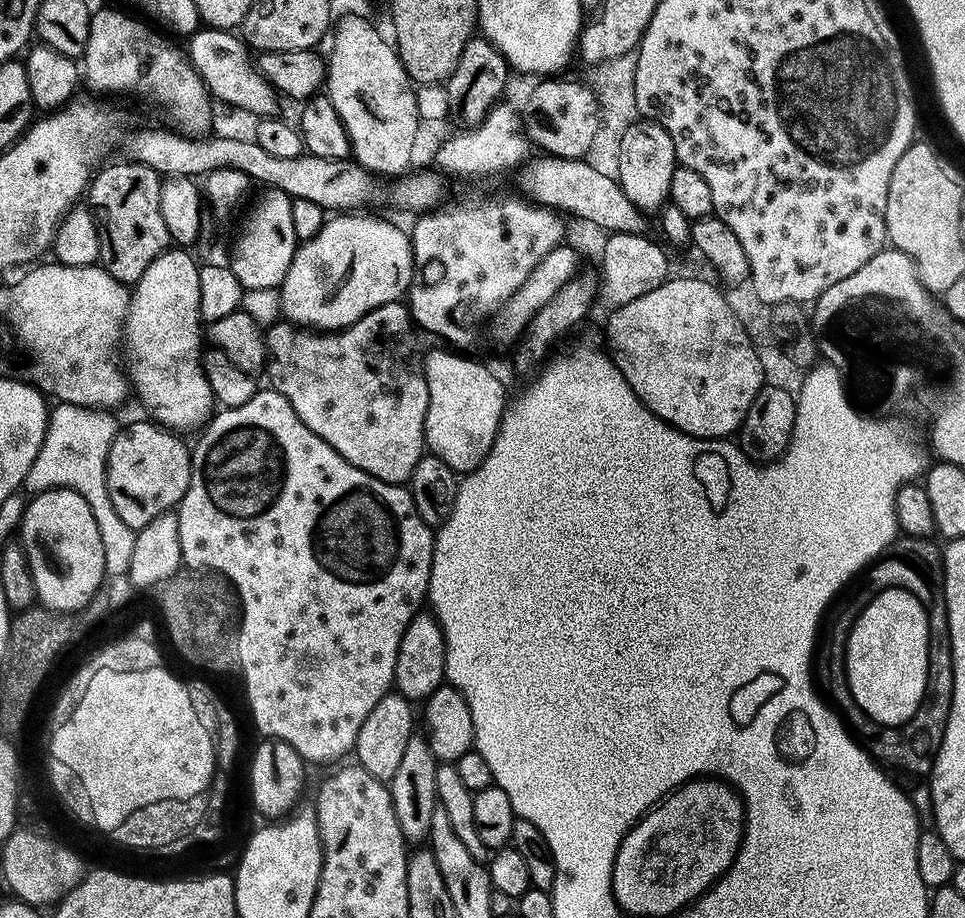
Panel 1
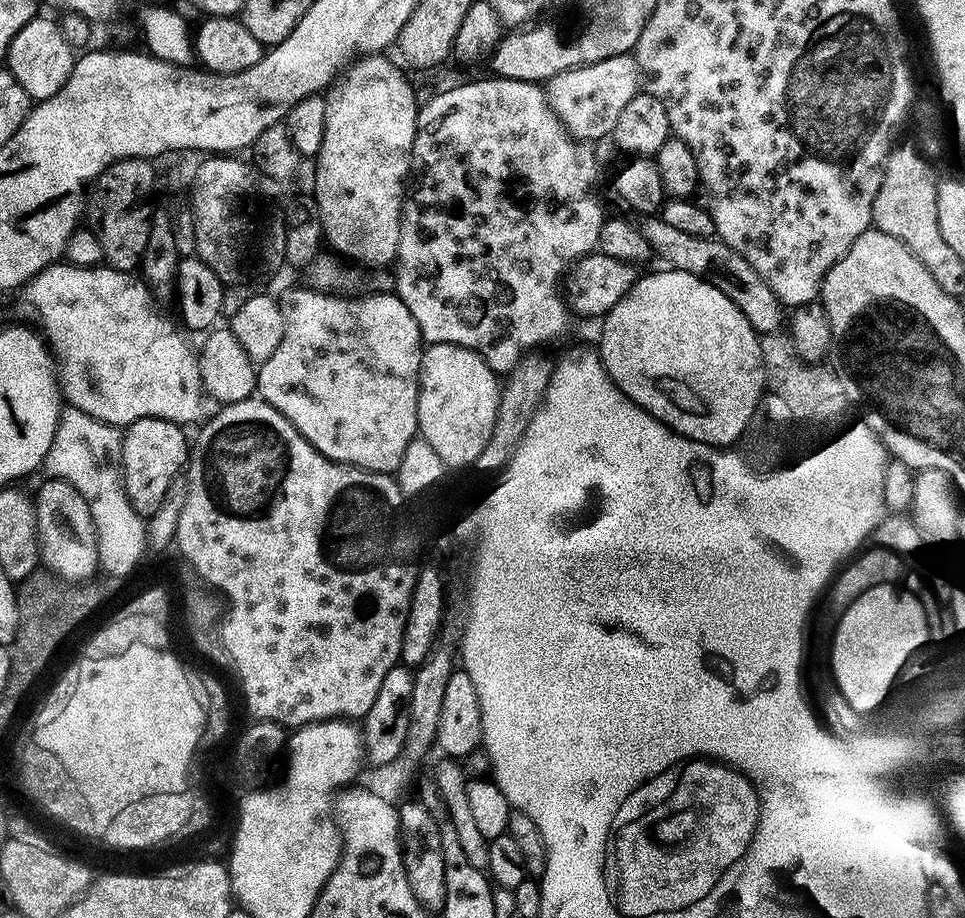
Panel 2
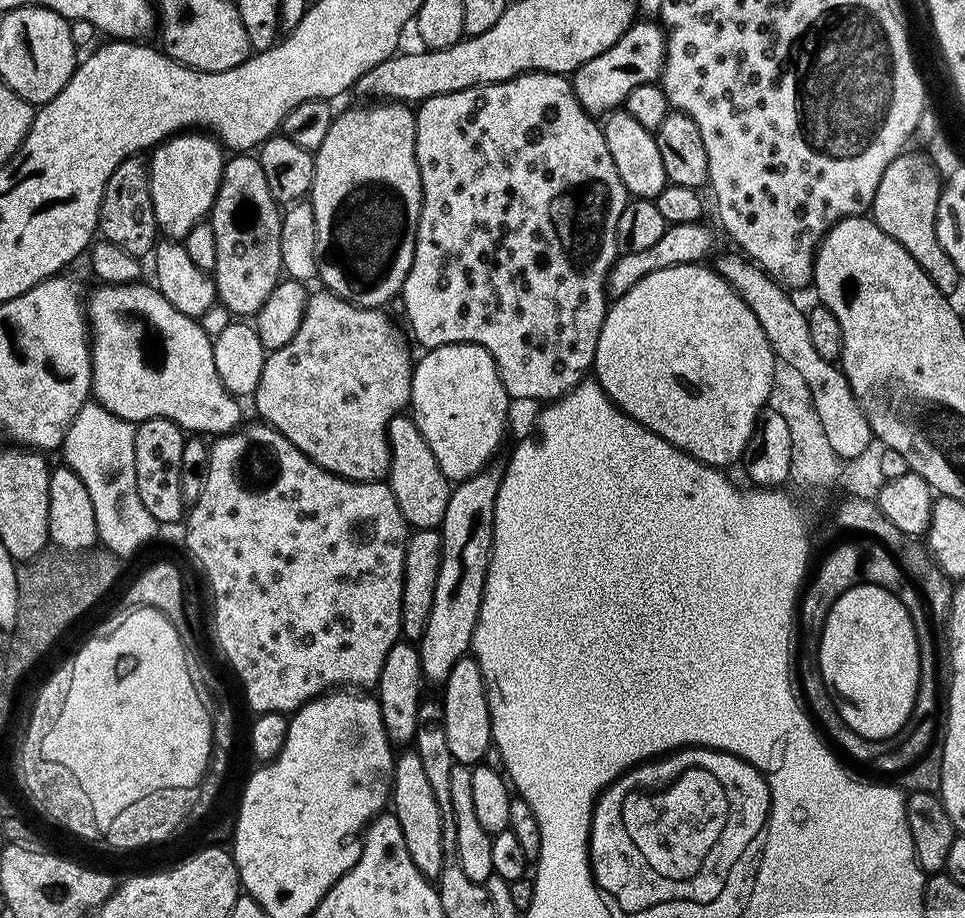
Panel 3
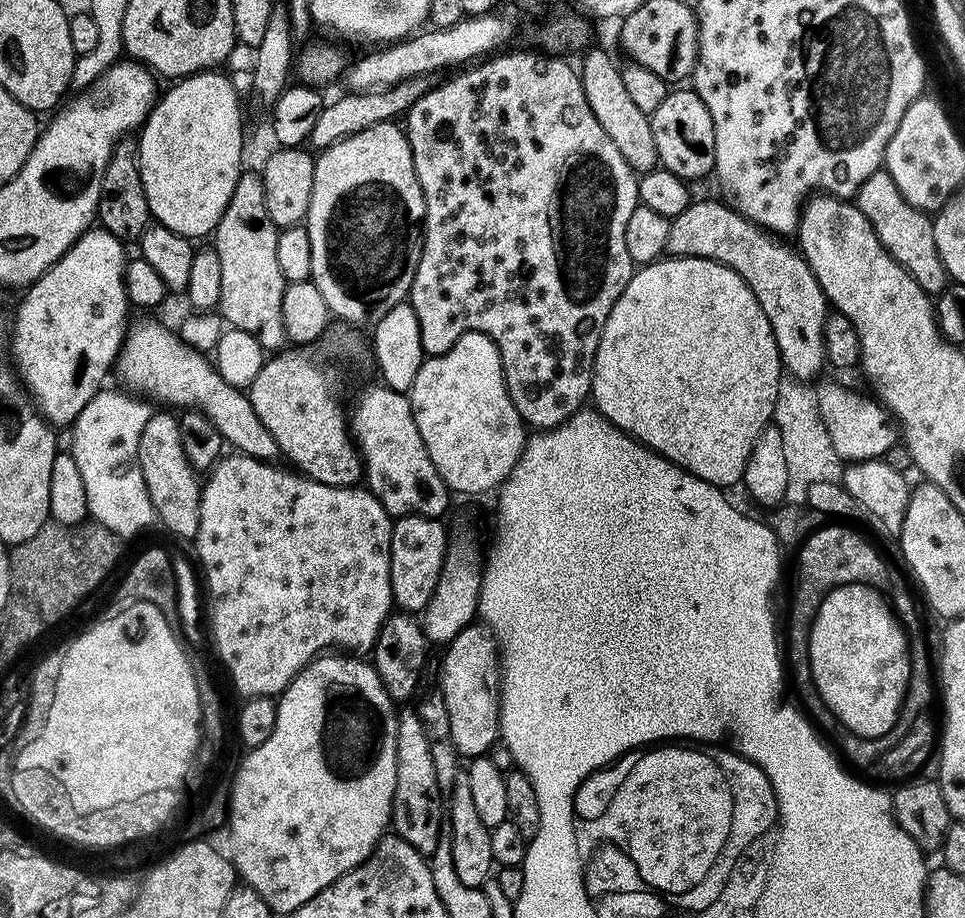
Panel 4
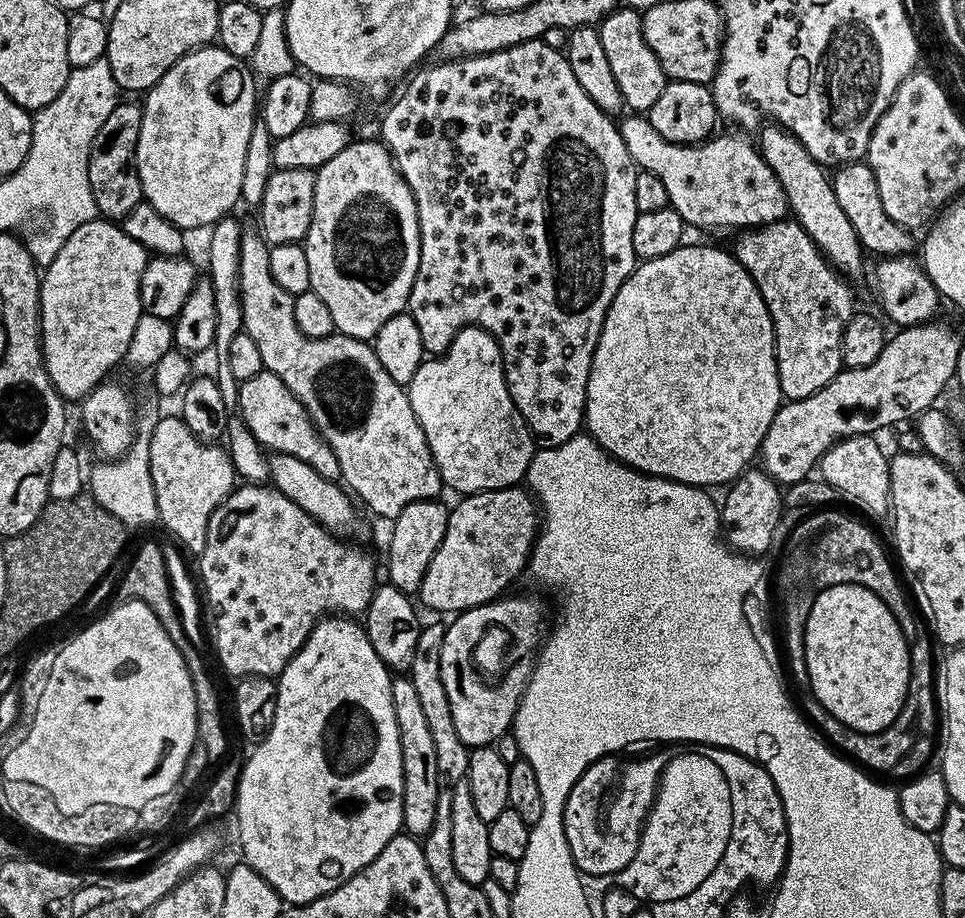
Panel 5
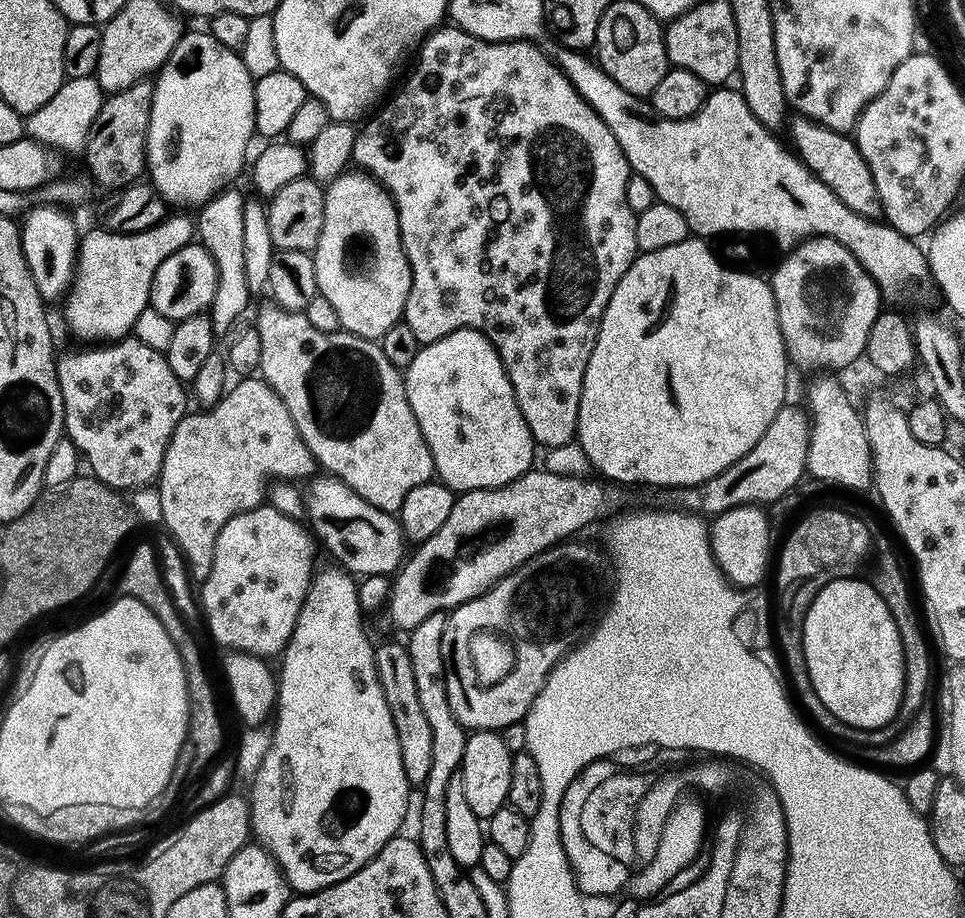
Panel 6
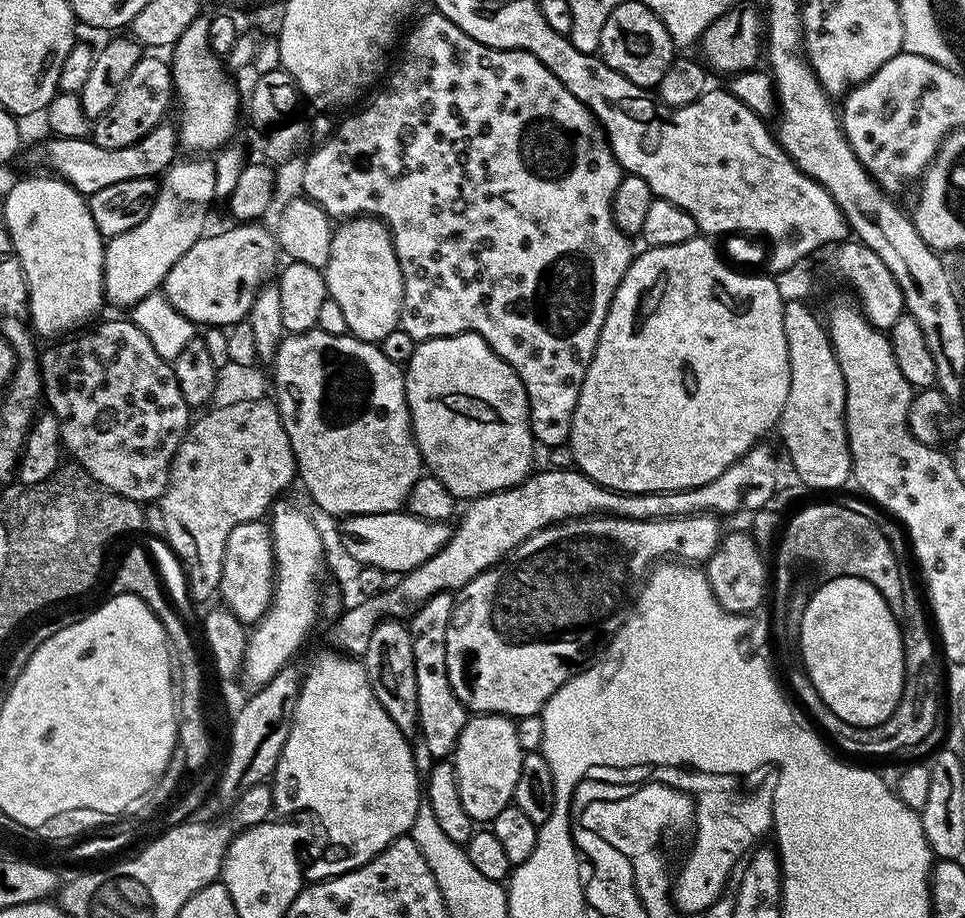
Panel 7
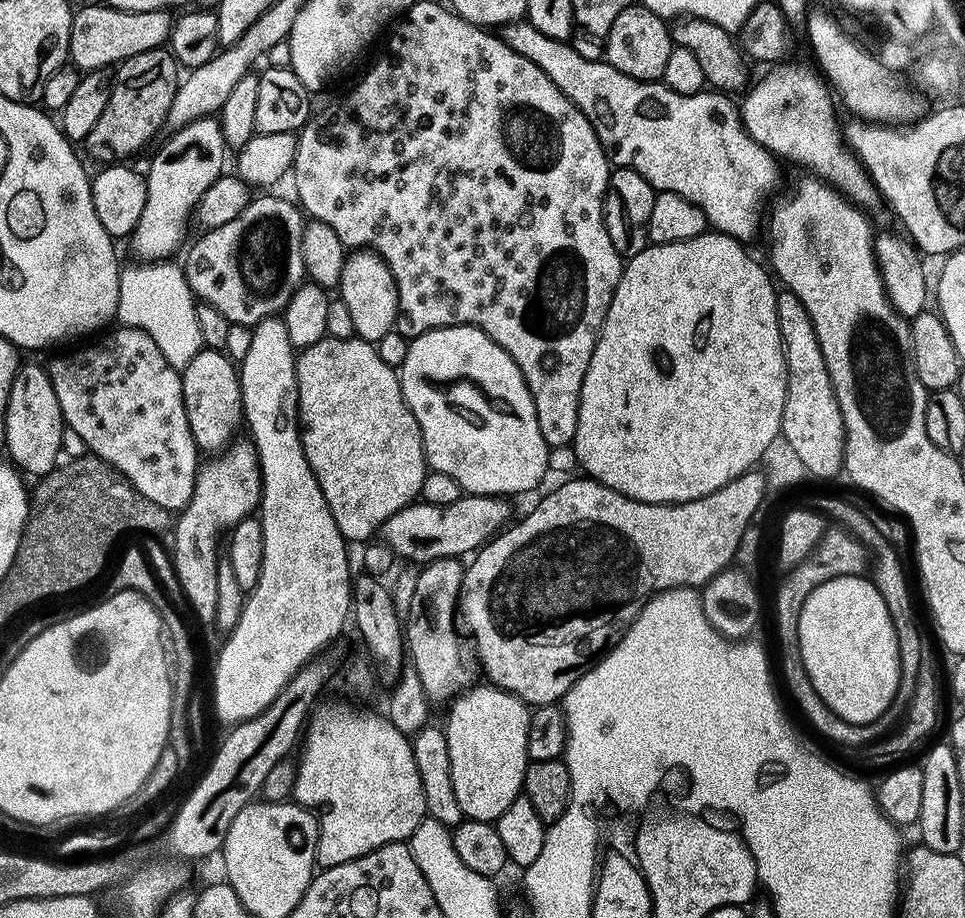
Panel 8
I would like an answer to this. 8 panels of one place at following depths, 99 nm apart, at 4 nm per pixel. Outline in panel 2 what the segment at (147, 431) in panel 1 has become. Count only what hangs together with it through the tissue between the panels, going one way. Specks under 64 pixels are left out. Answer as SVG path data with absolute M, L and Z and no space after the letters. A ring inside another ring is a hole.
M138 418L123 429L121 438L120 475L128 501L147 518L158 510L158 506L169 489L170 482L181 475L190 455L189 437L184 437L181 425L162 418Z

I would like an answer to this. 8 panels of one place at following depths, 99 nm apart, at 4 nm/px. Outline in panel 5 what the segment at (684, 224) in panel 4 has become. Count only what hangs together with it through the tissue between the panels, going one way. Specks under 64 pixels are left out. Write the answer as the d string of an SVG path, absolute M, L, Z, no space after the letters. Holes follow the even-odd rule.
M795 219L775 220L772 224L745 228L739 233L734 255L750 274L766 302L775 330L775 356L778 366L779 388L787 400L801 400L817 393L822 386L834 379L843 369L841 338L846 322L854 314L852 288L847 279L829 264L820 247L806 234L806 230Z

